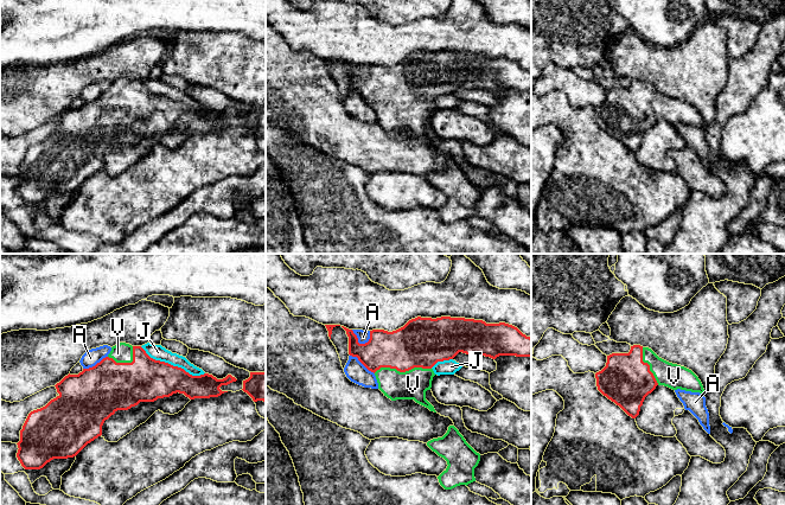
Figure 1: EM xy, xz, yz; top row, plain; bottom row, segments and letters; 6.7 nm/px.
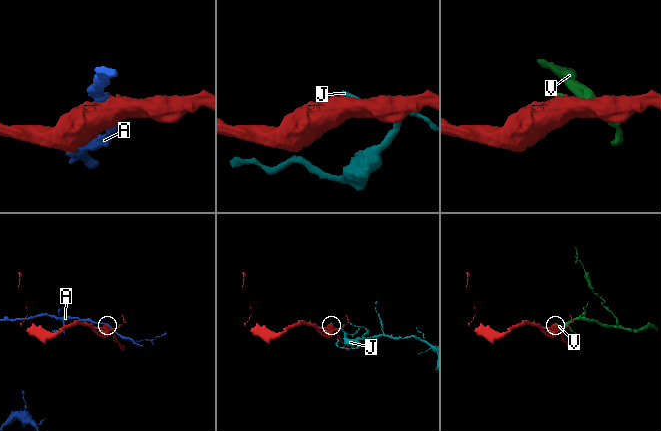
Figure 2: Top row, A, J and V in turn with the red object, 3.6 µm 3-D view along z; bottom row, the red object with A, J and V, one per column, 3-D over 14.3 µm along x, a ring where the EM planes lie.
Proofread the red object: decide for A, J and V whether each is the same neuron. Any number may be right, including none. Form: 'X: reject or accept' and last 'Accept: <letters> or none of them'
A: reject
J: reject
V: accept
Accept: V

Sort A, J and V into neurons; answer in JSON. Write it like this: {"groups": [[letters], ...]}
{"groups": [["A"], ["J"], ["V"]]}

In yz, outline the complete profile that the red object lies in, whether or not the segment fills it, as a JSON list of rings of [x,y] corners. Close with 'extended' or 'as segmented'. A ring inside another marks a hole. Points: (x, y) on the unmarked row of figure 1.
[[[631,81],[628,88],[607,90],[606,101],[595,108],[598,124],[636,153],[645,132],[657,120],[706,128],[689,103],[659,92],[651,83]]]; extended

